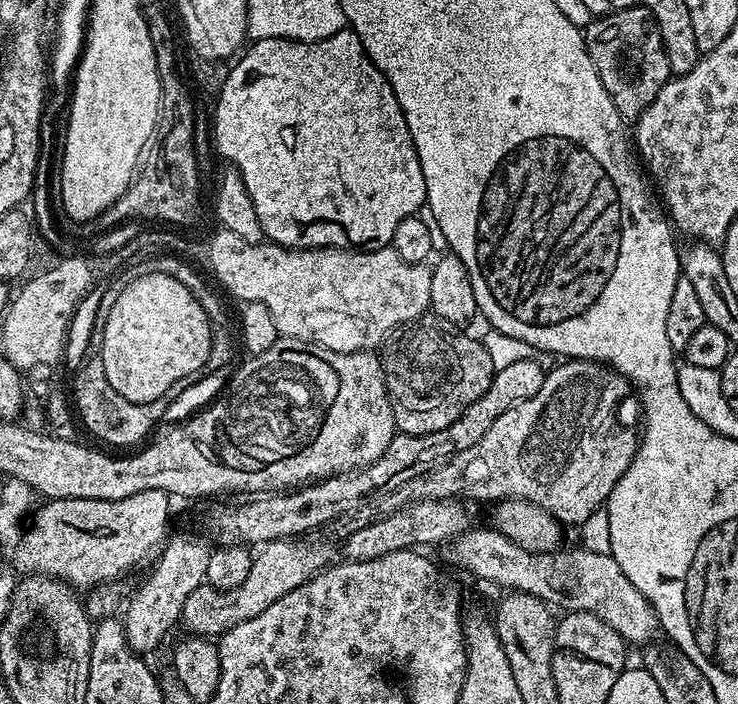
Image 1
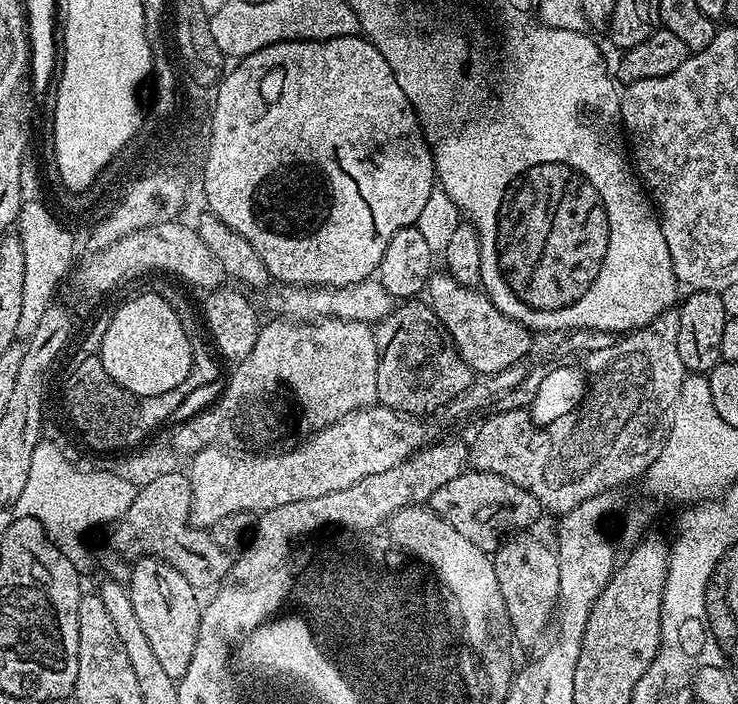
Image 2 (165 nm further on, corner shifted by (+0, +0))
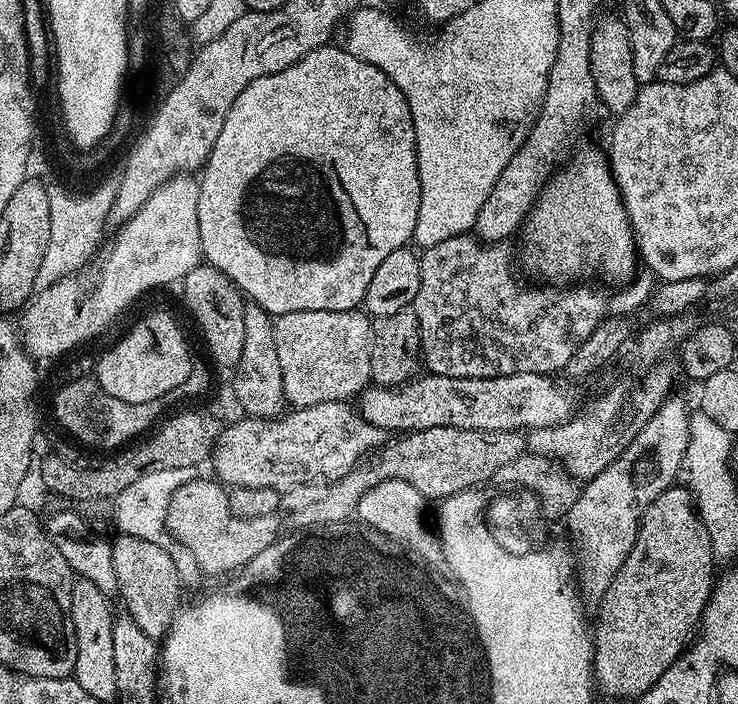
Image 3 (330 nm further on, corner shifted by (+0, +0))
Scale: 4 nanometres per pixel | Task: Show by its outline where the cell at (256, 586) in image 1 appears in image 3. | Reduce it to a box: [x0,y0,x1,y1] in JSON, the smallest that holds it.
[282,426,526,530]

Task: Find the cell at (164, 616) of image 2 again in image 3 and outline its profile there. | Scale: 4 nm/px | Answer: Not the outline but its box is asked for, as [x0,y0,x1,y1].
[112,535,182,641]

